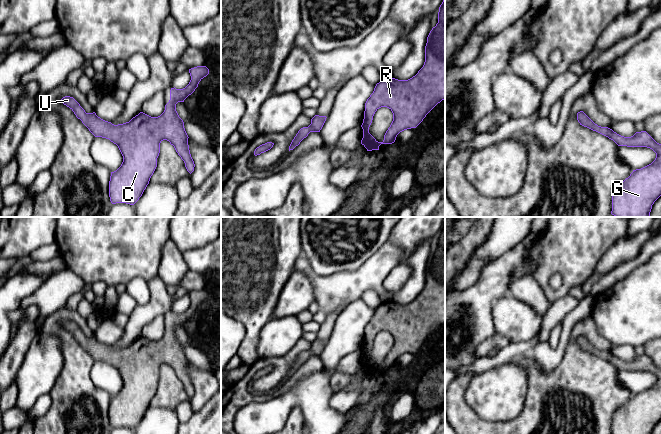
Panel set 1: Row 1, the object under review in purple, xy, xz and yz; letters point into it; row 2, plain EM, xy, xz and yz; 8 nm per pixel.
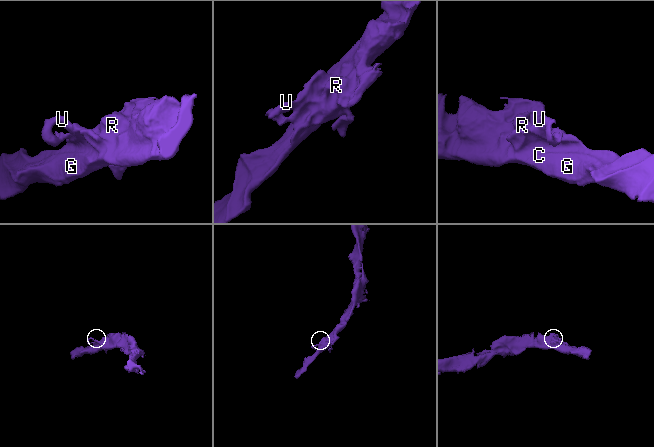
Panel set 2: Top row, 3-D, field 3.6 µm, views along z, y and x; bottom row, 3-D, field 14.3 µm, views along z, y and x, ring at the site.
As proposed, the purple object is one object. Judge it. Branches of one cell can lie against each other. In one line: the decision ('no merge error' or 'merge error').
no merge error

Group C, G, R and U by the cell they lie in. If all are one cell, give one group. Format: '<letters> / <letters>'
C G R U

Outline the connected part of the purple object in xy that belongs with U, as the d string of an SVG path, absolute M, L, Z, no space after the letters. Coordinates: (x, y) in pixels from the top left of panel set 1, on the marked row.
M197 66L189 69L189 73L189 84L183 89L171 88L170 100L158 117L140 112L129 122L114 125L98 117L95 112L86 113L73 97L65 96L61 99L95 137L109 139L118 146L123 156L121 166L111 172L110 176L109 197L112 204L134 205L139 200L157 167L160 143L163 140L174 146L187 171L190 174L194 171L189 137L176 111L176 104L184 102L195 91L199 82L209 74L209 69Z

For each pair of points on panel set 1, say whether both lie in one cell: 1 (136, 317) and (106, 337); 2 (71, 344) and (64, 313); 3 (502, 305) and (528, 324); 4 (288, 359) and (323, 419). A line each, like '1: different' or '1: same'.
1: different
2: same
3: same
4: different

